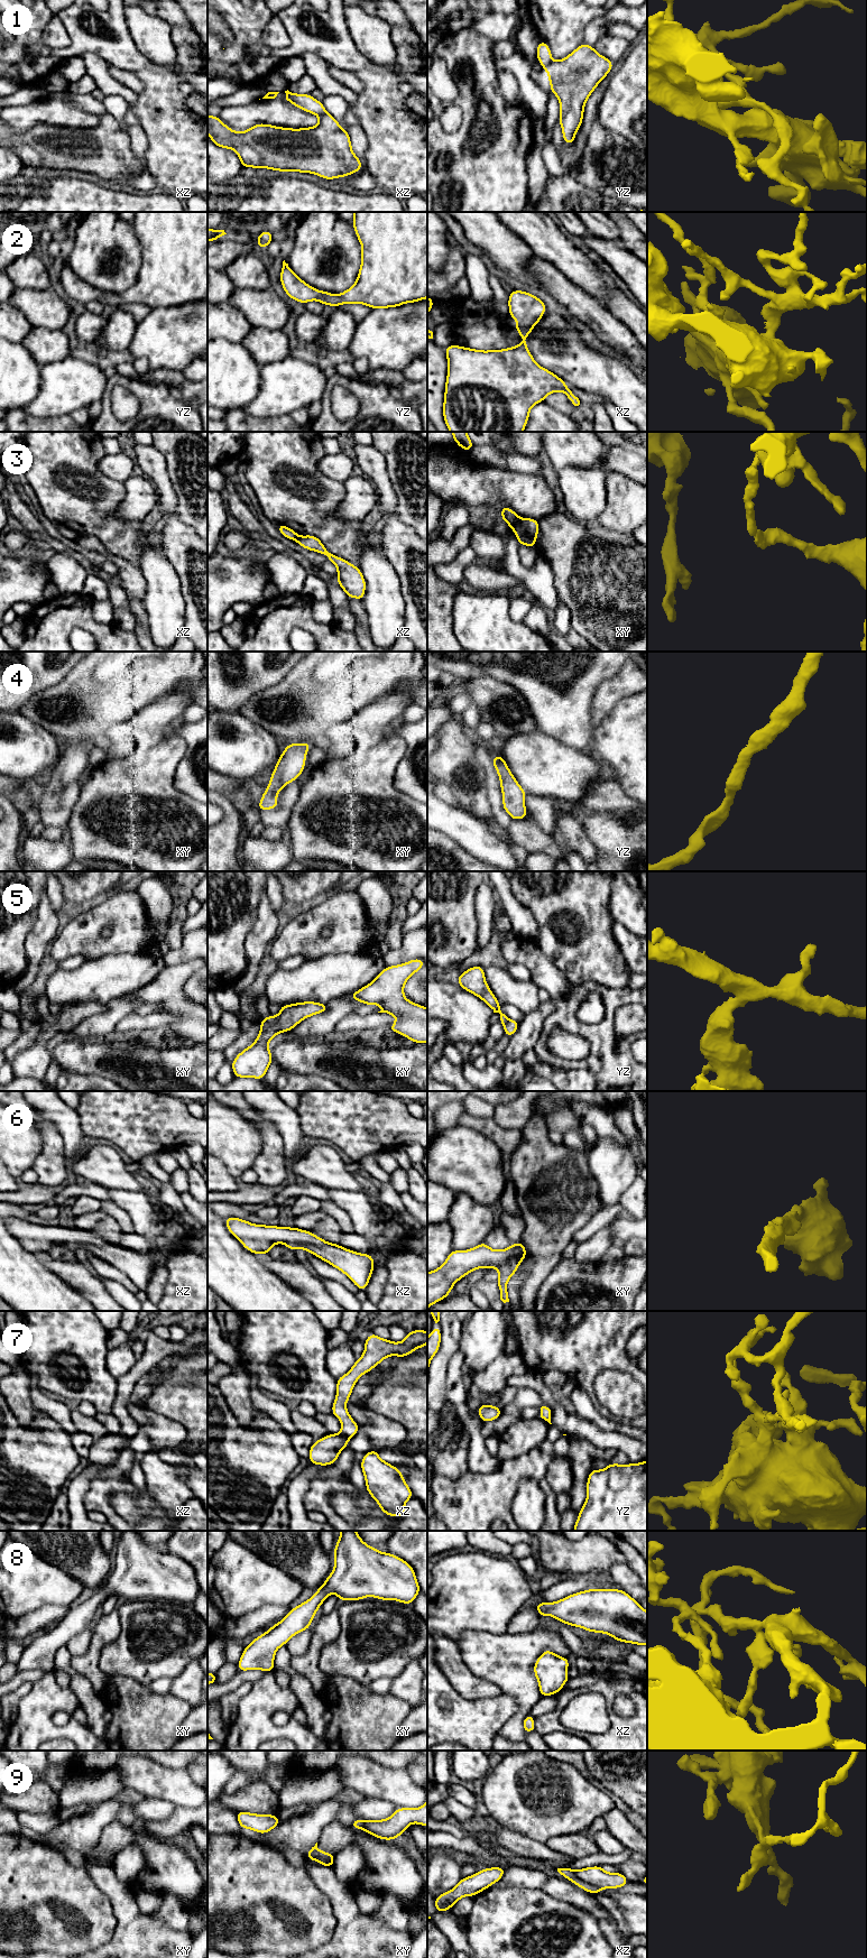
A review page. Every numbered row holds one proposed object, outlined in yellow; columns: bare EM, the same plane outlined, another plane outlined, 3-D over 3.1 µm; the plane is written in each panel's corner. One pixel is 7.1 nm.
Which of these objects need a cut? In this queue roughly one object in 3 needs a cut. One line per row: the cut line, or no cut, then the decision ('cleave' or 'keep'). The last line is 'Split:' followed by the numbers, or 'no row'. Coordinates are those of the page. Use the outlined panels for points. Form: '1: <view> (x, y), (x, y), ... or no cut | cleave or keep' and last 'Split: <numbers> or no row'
1: yz (552, 59), (544, 67) | cleave
2: no cut | keep
3: xy (519, 518), (513, 528) | cleave
4: no cut | keep
5: no cut | keep
6: no cut | keep
7: no cut | keep
8: no cut | keep
9: xz (574, 1871), (580, 1878), (601, 1889) | cleave
Split: 1, 3, 9

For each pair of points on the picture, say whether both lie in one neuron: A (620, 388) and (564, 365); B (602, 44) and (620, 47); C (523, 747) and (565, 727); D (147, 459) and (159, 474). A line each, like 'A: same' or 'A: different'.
A: same
B: same
C: different
D: same

